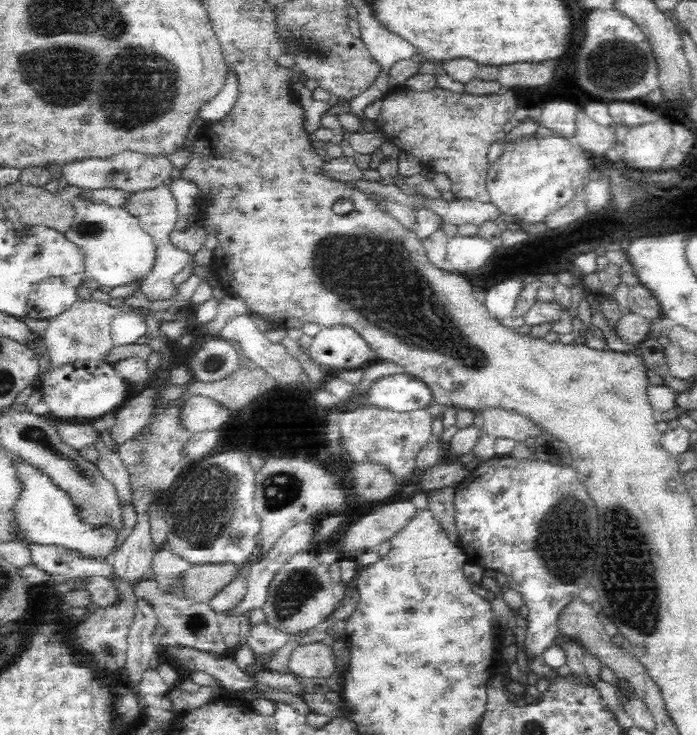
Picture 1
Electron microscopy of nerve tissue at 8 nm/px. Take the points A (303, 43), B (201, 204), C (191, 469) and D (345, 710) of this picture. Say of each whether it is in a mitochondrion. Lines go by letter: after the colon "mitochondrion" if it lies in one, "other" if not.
A: mitochondrion
B: other
C: other
D: other

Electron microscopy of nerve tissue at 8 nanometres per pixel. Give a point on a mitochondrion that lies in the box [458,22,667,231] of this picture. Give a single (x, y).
(622, 65)

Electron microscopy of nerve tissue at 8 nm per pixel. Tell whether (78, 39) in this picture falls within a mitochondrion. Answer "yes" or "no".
yes

